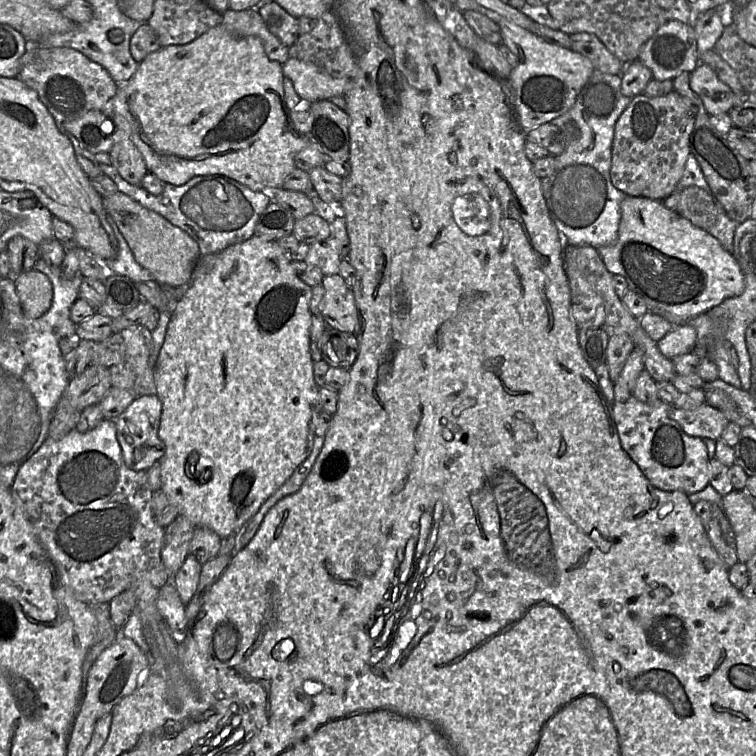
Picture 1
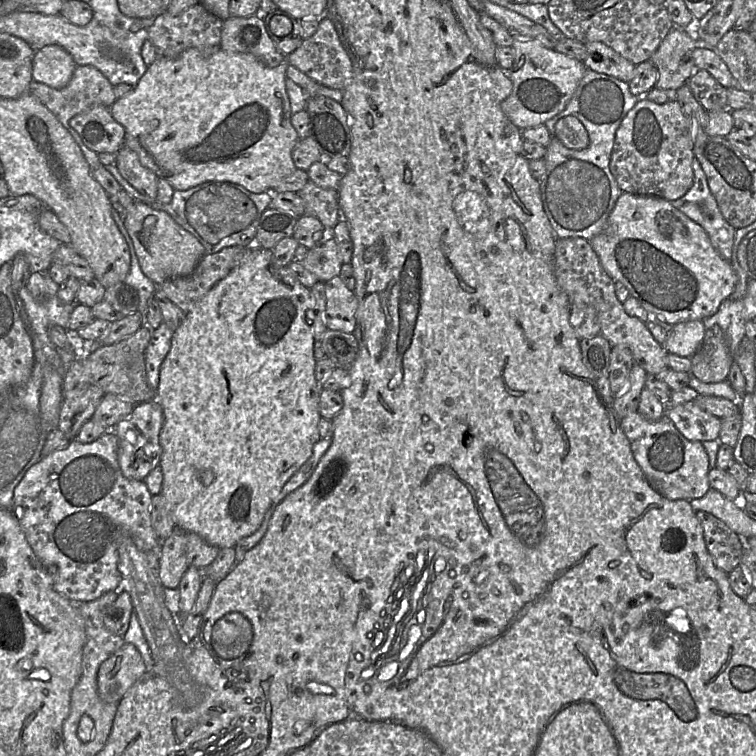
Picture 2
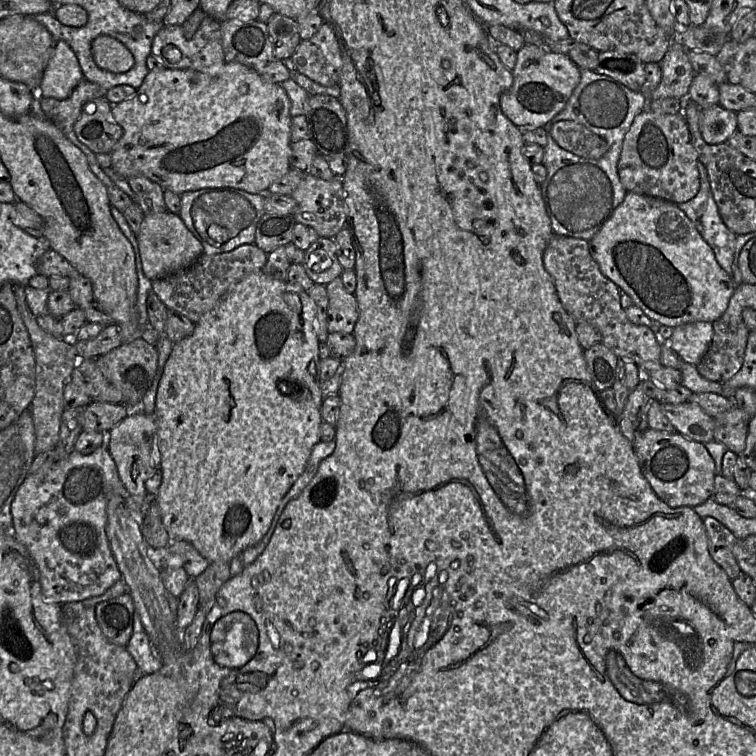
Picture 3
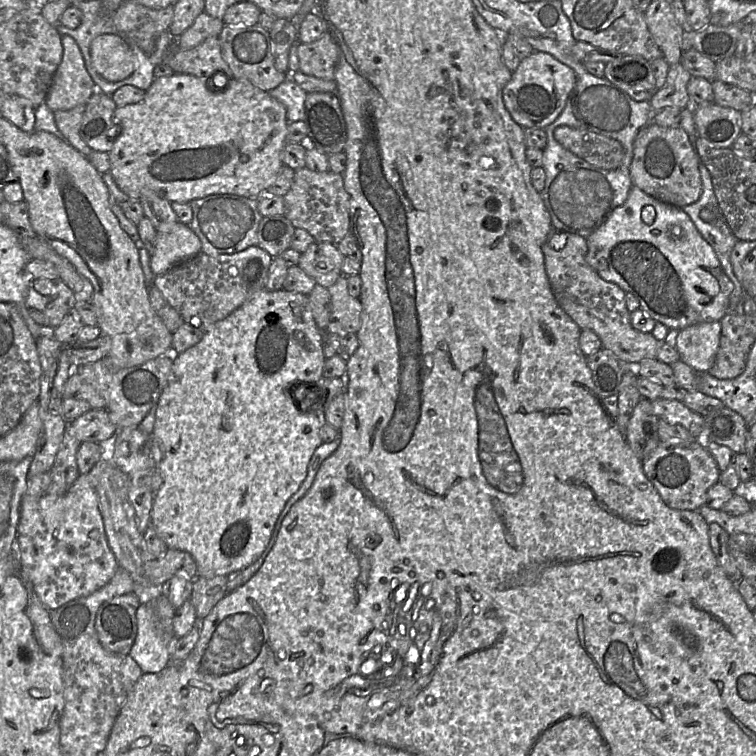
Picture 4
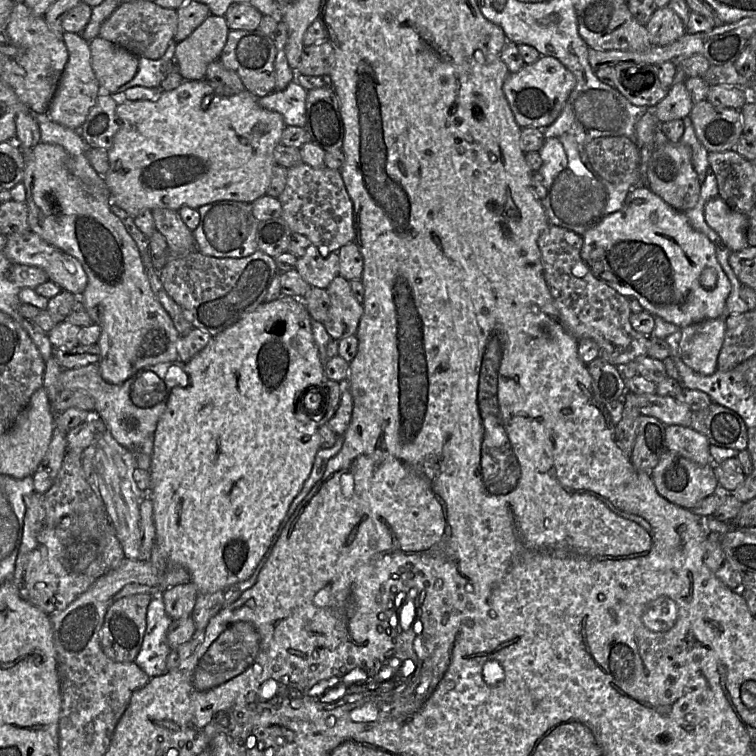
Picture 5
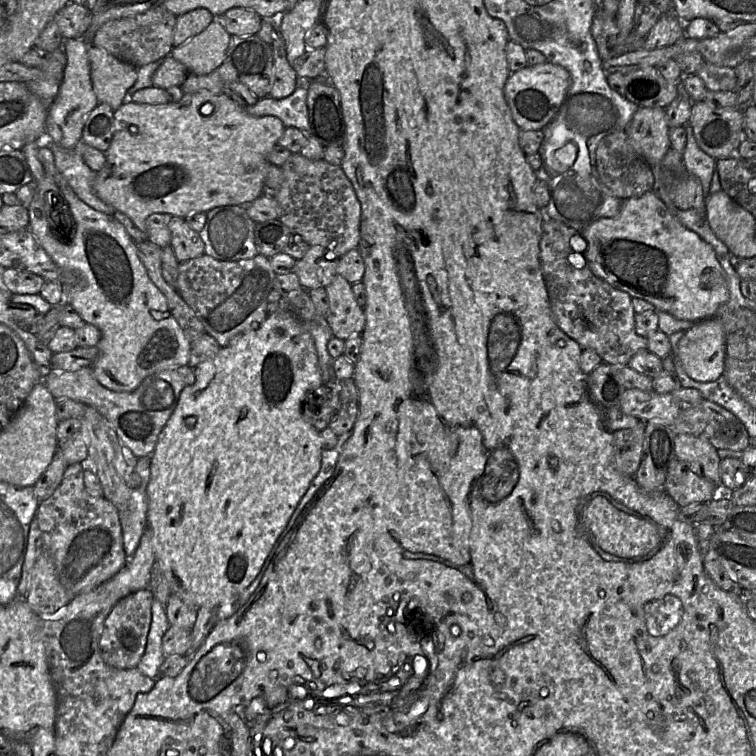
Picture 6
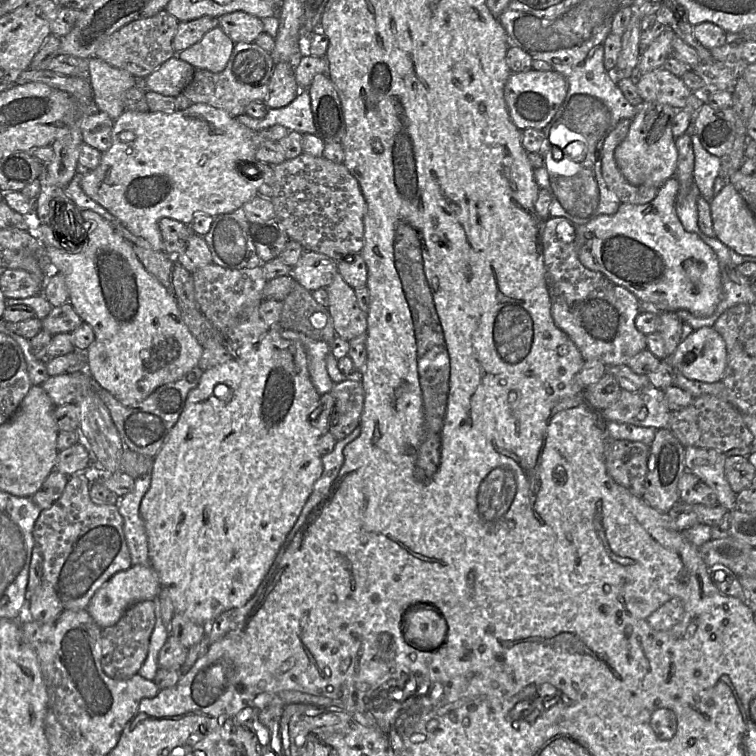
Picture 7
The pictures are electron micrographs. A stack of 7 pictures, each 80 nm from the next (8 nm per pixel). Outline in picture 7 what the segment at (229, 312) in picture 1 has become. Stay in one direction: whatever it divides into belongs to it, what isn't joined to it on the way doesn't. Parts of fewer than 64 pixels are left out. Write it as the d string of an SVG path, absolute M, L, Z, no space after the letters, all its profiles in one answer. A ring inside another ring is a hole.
M280 325L270 327L248 353L205 370L197 387L189 392L178 421L154 456L150 487L140 504L140 515L147 534L149 564L156 572L161 589L168 594L174 613L180 613L200 625L209 626L221 613L244 606L254 596L323 471L319 452L320 433L310 423L310 414L318 406L320 397L309 376L304 346L299 341L283 338Z

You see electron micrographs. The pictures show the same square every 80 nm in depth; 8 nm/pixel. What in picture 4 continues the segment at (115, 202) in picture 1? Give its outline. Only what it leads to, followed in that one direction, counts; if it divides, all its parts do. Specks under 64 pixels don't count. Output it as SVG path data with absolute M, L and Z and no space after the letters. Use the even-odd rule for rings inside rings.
M177 221L155 229L157 231L156 240L150 248L150 267L154 275L163 274L179 263L201 253L201 241L188 225Z

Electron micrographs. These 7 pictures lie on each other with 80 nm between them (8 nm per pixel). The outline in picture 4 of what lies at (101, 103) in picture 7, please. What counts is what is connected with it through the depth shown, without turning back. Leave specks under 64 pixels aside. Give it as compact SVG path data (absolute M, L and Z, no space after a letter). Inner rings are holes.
M101 34L90 45L91 63L109 82L128 78L136 69L136 58L130 45L117 34Z

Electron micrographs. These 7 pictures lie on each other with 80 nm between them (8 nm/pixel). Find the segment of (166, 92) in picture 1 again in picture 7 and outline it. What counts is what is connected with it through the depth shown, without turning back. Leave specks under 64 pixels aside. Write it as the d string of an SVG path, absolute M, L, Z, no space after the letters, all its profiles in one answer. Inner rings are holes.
M196 103L191 104L188 108L183 110L175 110L173 112L161 111L146 111L137 112L131 110L124 110L123 113L114 120L112 129L112 142L110 148L102 153L99 165L90 171L86 171L80 177L80 185L82 190L92 200L107 209L114 215L125 227L134 235L146 239L153 250L164 251L163 240L159 228L159 220L162 218L171 218L180 221L186 225L190 225L194 217L198 214L208 214L210 216L217 216L220 214L231 213L235 210L241 209L243 205L258 195L258 188L262 184L262 179L257 177L259 174L256 170L256 175L253 177L246 176L241 167L254 165L256 160L257 146L266 140L280 141L288 134L289 130L281 125L274 125L266 130L254 131L243 124L241 124L236 117L231 116L226 111L218 109L207 104Z

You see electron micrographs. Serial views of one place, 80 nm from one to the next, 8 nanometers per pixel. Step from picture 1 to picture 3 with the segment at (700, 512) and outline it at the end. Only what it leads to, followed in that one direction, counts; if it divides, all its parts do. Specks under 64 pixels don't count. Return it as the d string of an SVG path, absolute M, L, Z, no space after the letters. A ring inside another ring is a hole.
M713 517L702 519L707 533L708 550L711 557L726 572L730 580L734 580L742 572L733 554L737 538L717 519Z

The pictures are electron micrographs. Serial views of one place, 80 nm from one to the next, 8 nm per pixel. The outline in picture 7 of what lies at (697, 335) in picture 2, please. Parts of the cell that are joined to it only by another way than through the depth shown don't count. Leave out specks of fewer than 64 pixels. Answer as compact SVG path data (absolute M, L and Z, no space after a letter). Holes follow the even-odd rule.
M714 327L690 333L671 357L673 367L686 378L706 383L721 381L727 368L726 343Z

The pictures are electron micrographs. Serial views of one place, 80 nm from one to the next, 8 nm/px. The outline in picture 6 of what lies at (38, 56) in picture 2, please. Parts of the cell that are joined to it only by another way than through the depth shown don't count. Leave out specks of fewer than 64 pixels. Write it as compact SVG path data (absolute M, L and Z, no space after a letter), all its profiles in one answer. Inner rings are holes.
M84 37L64 40L66 67L59 92L47 111L46 132L55 144L66 149L75 148L79 142L82 142L82 131L87 117L99 103L90 76L88 47L89 43Z

